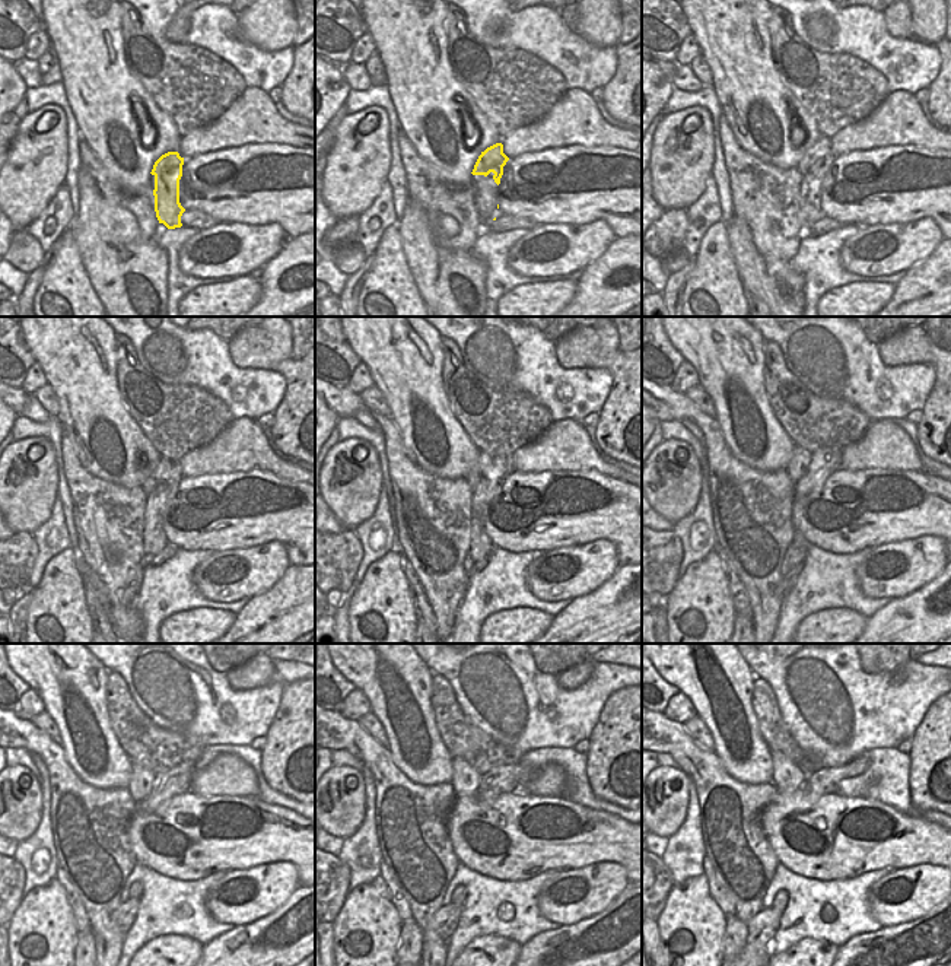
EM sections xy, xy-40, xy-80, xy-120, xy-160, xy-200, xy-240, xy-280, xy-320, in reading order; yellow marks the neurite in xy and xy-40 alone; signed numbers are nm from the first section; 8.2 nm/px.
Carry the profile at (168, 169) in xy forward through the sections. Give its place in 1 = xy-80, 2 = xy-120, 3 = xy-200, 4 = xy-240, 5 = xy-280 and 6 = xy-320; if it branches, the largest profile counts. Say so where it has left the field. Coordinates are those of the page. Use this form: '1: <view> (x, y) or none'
1: xy-80 (820, 158)
2: xy-120 (168, 488)
3: xy-200 (798, 466)
4: xy-240 (140, 785)
5: xy-280 (466, 781)
6: xy-320 (786, 777)

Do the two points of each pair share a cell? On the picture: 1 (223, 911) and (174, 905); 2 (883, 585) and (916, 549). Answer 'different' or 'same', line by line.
1: different
2: same

